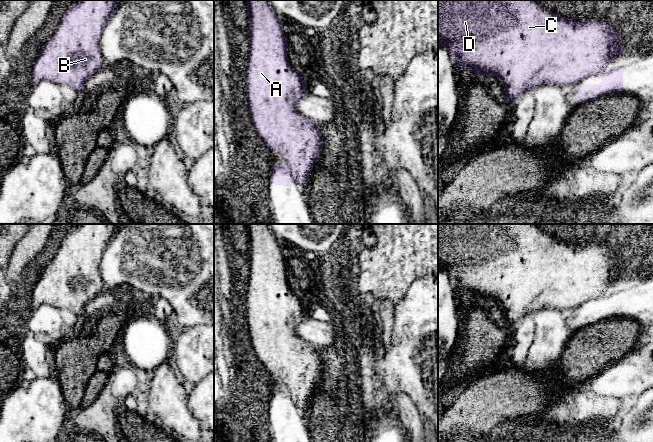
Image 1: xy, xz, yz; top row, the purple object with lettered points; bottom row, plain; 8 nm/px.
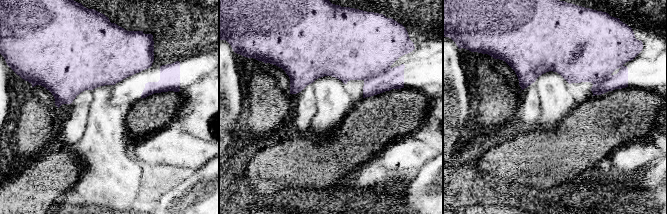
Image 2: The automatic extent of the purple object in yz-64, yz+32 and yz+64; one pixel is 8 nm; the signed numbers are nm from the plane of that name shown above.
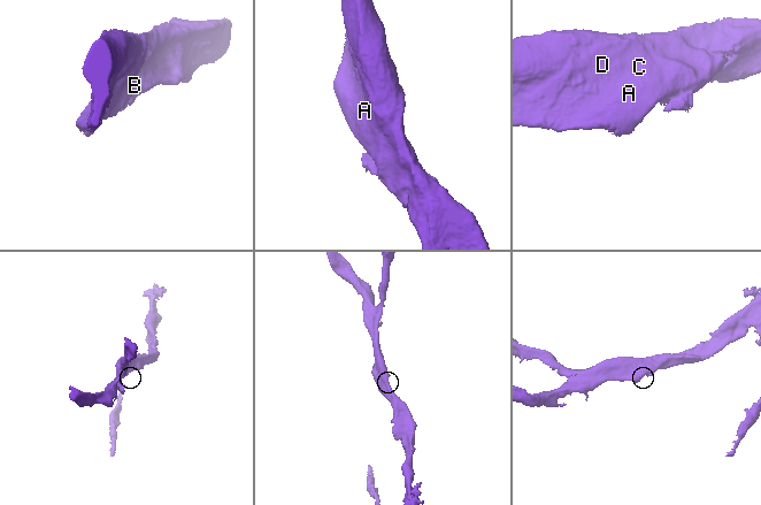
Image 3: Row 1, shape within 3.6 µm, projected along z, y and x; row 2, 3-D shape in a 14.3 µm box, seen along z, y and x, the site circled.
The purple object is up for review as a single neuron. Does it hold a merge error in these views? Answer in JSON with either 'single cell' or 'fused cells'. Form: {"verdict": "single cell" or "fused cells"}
{"verdict": "single cell"}

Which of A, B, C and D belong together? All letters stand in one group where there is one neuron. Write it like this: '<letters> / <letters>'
A B C D

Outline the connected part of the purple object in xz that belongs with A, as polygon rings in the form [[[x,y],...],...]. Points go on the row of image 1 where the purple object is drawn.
[[[245,0],[245,4],[250,21],[245,81],[248,110],[254,129],[265,144],[286,162],[272,166],[272,182],[275,185],[301,184],[307,187],[309,175],[324,145],[318,126],[296,110],[297,103],[307,91],[307,83],[289,63],[287,37],[269,0]]]

